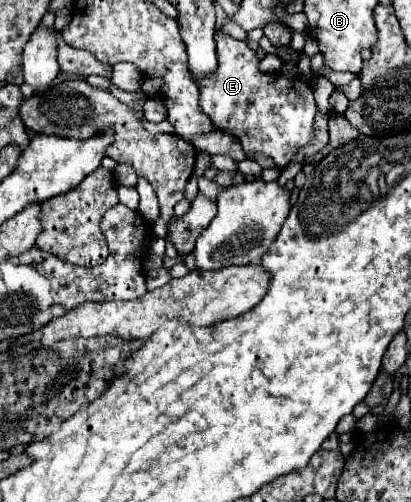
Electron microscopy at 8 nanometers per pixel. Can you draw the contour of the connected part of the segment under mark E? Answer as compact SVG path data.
M223 31L215 33L215 43L219 67L211 77L199 83L201 109L215 127L225 127L223 131L233 133L241 141L249 159L255 157L255 153L267 157L295 157L297 151L315 137L313 125L319 109L311 85L299 77L289 79L281 71L273 75L261 73L255 51L251 51L245 41L237 41Z

